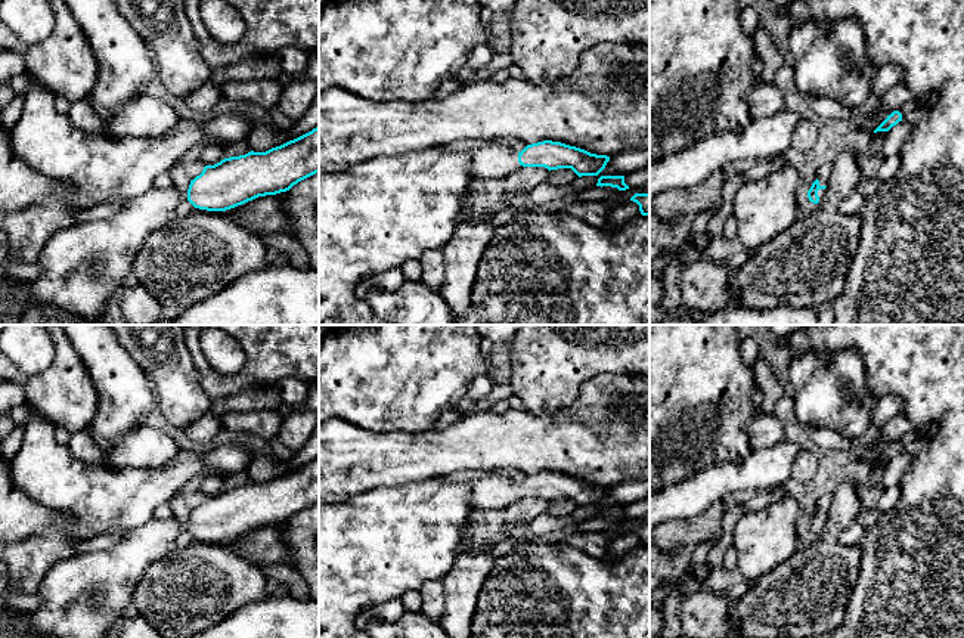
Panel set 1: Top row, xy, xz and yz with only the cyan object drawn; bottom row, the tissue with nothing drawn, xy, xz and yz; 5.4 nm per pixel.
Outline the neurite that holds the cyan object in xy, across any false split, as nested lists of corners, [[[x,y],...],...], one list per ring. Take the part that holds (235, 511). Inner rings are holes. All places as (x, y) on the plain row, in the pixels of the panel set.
[[[319,458],[266,483],[251,481],[205,496],[202,504],[190,511],[187,521],[174,515],[165,520],[151,518],[109,549],[74,554],[49,569],[37,592],[41,606],[35,611],[19,613],[0,607],[0,638],[108,638],[111,629],[124,619],[123,610],[133,603],[134,589],[148,566],[174,549],[180,532],[187,530],[199,541],[226,542],[258,527],[286,523],[316,504]]]

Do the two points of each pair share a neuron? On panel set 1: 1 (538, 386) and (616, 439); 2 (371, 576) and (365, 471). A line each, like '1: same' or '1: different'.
1: different
2: different

